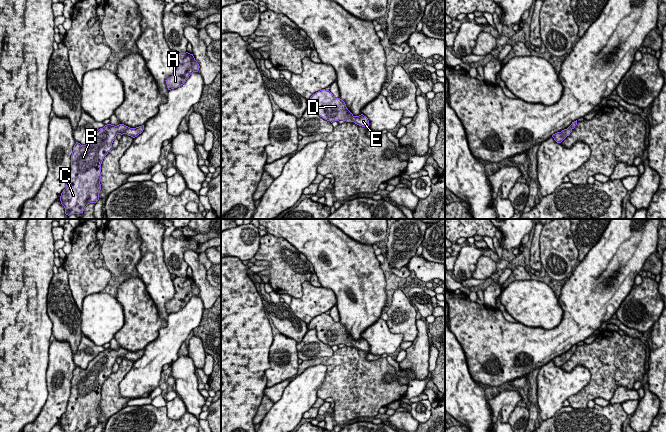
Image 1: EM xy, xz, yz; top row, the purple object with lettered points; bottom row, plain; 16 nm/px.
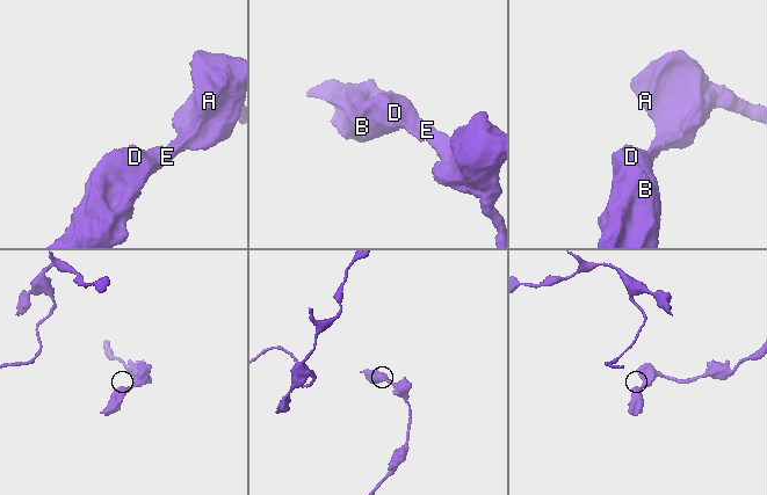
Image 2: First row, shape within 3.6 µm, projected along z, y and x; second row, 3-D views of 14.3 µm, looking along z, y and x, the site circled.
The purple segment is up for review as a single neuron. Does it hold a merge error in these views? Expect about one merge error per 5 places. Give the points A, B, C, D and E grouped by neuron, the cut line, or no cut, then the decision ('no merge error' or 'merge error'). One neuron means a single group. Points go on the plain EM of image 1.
A B C D E; no cut; no merge error

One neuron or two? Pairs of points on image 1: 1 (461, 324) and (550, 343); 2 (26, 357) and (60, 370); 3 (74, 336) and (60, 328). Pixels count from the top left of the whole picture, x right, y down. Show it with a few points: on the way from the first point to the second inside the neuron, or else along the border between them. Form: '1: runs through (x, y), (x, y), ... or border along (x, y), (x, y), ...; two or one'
1: runs through (483, 334), (492, 343), (528, 343); one
2: border along (50, 343), (46, 373), (47, 389); two
3: runs through (71, 333), (66, 328), (63, 328); one

